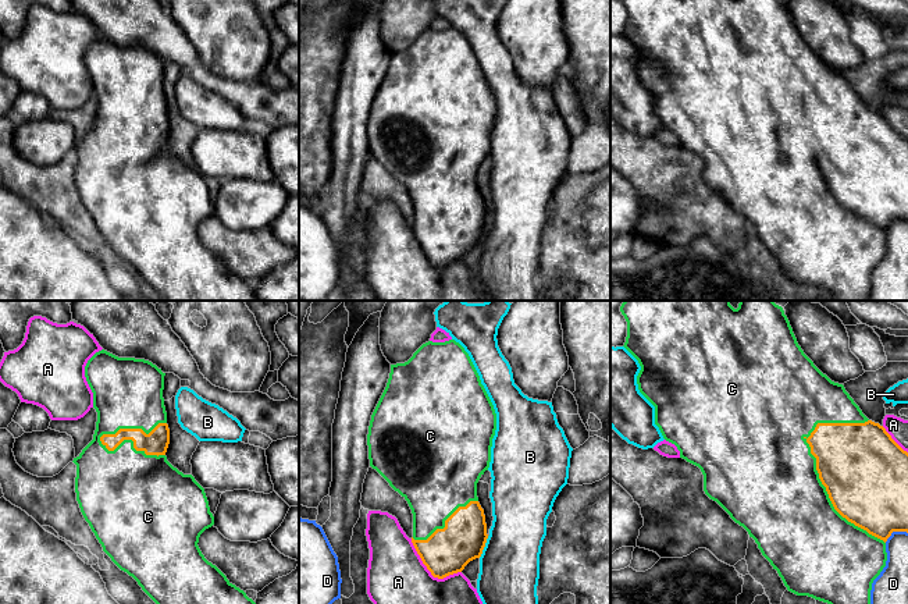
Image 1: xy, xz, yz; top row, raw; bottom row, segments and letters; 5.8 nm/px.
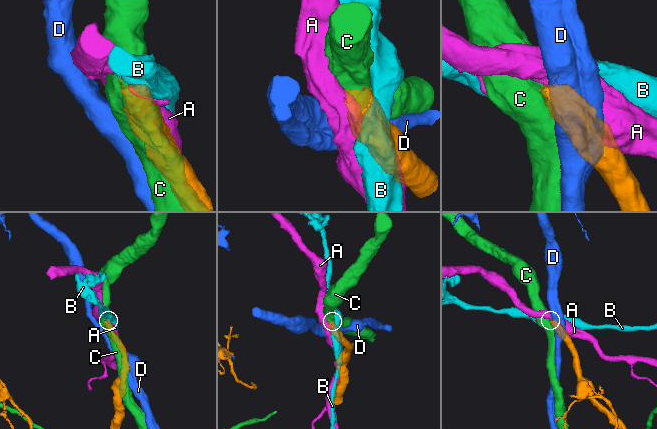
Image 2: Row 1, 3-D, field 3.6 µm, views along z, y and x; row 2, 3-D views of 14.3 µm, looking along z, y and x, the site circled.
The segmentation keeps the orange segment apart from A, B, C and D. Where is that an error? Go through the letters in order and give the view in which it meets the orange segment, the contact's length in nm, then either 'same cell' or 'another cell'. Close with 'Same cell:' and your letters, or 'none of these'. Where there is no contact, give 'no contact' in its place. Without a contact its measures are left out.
A: xz | 360 nm | another cell
B: xz | 140 nm | another cell
C: yz | 800 nm | same cell
D: yz | 150 nm | another cell
Same cell: C

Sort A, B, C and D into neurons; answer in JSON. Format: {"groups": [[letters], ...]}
{"groups": [["A"], ["B"], ["C"], ["D"]]}

